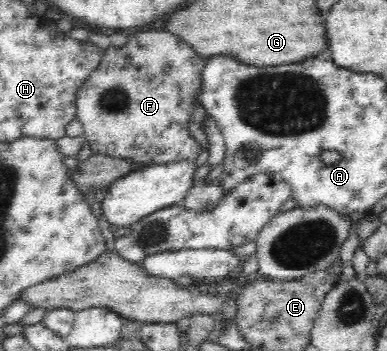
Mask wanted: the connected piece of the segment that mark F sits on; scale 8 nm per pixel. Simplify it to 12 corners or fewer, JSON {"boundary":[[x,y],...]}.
{"boundary":[[148,30],[78,88],[93,154],[197,160],[204,59]]}

